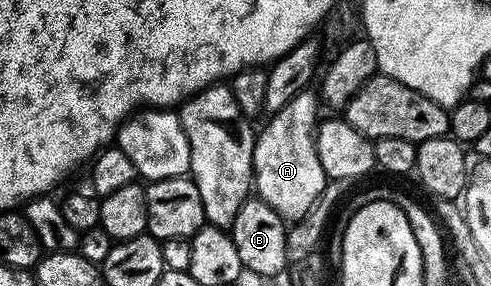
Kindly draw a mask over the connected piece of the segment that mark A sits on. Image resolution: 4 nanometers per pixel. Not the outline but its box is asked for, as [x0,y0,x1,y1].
[253,89,329,220]

